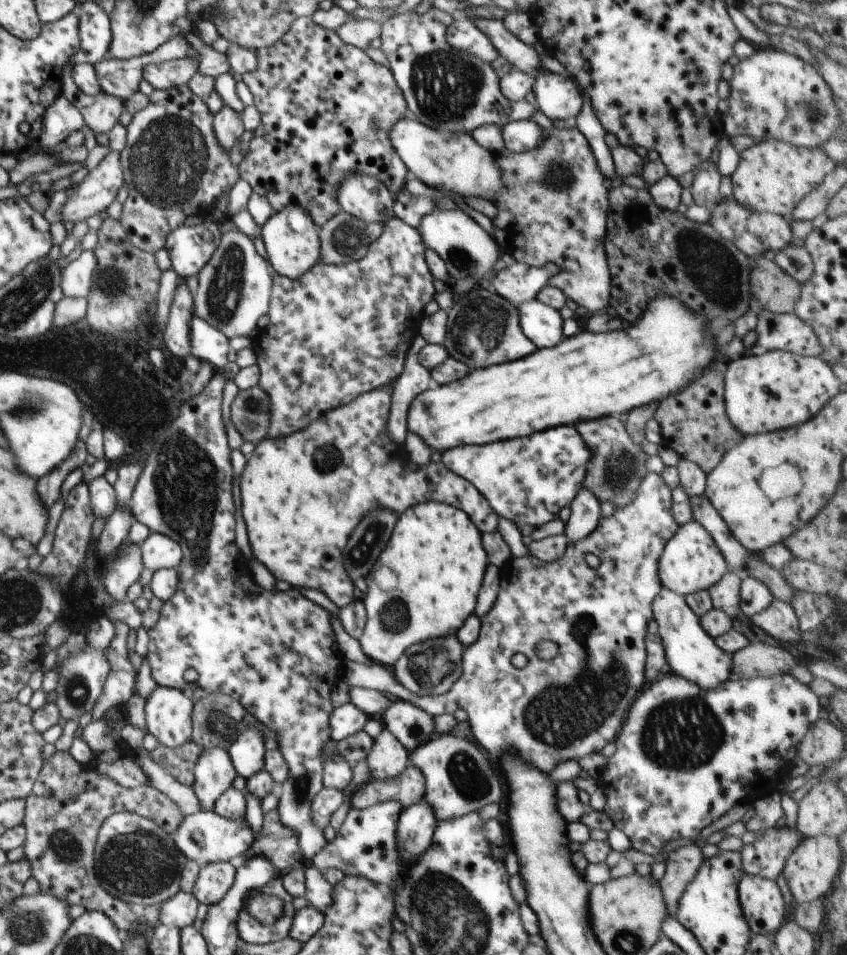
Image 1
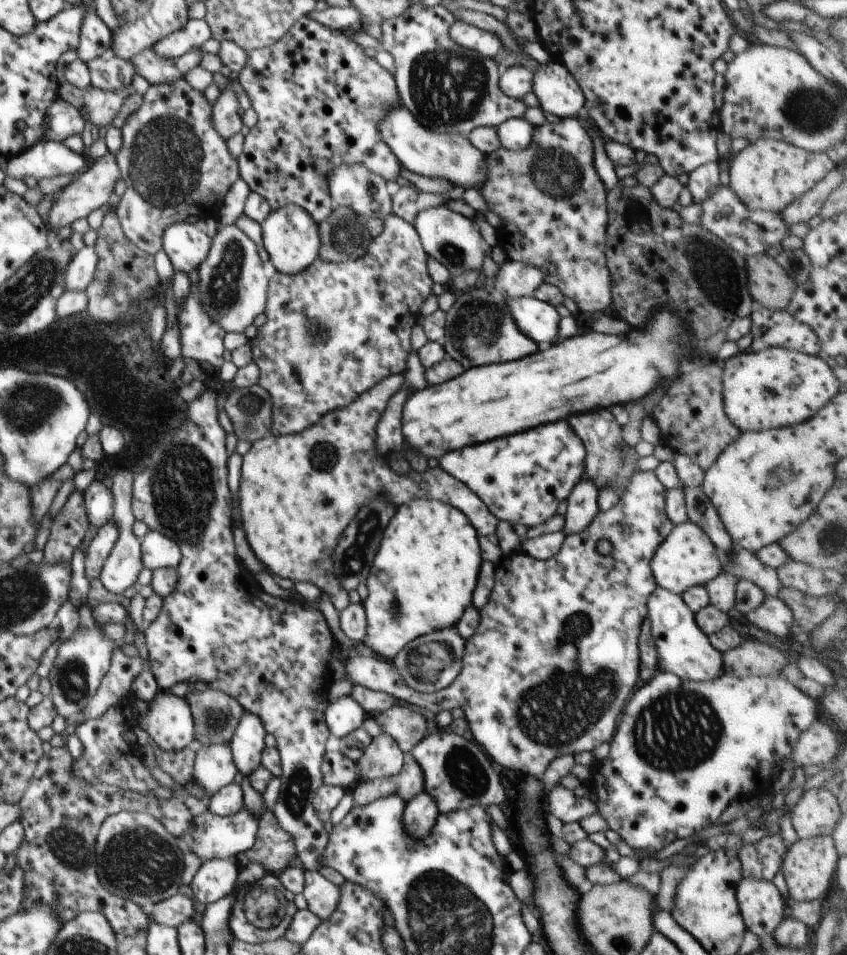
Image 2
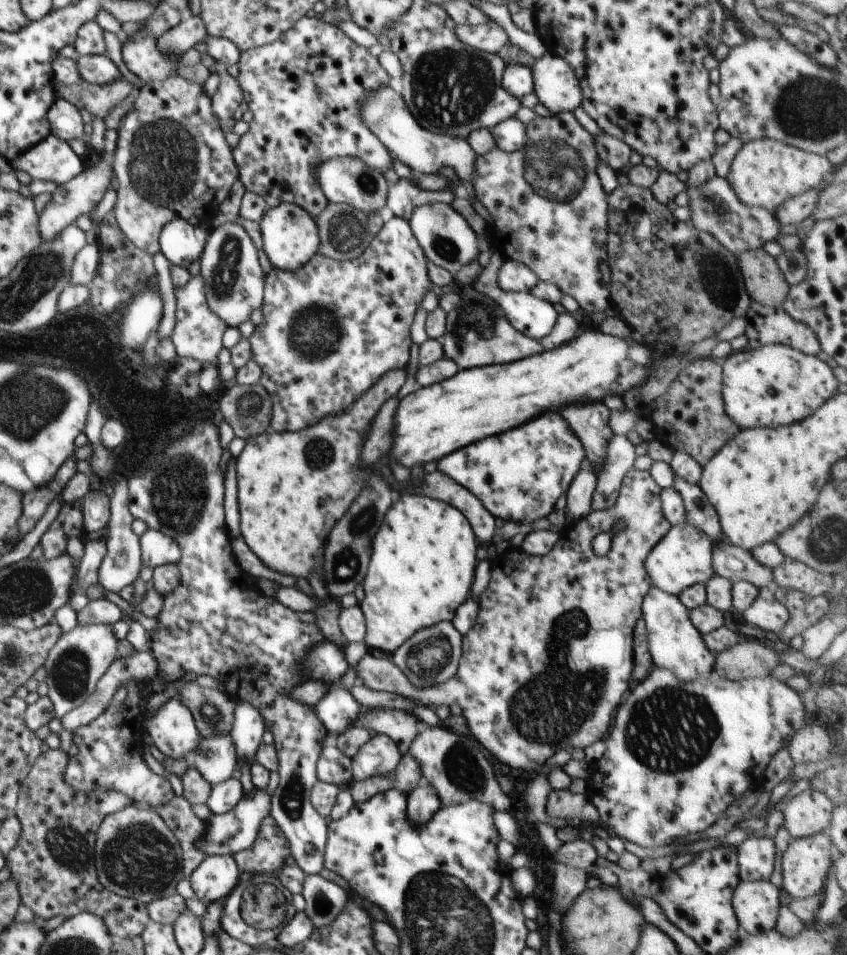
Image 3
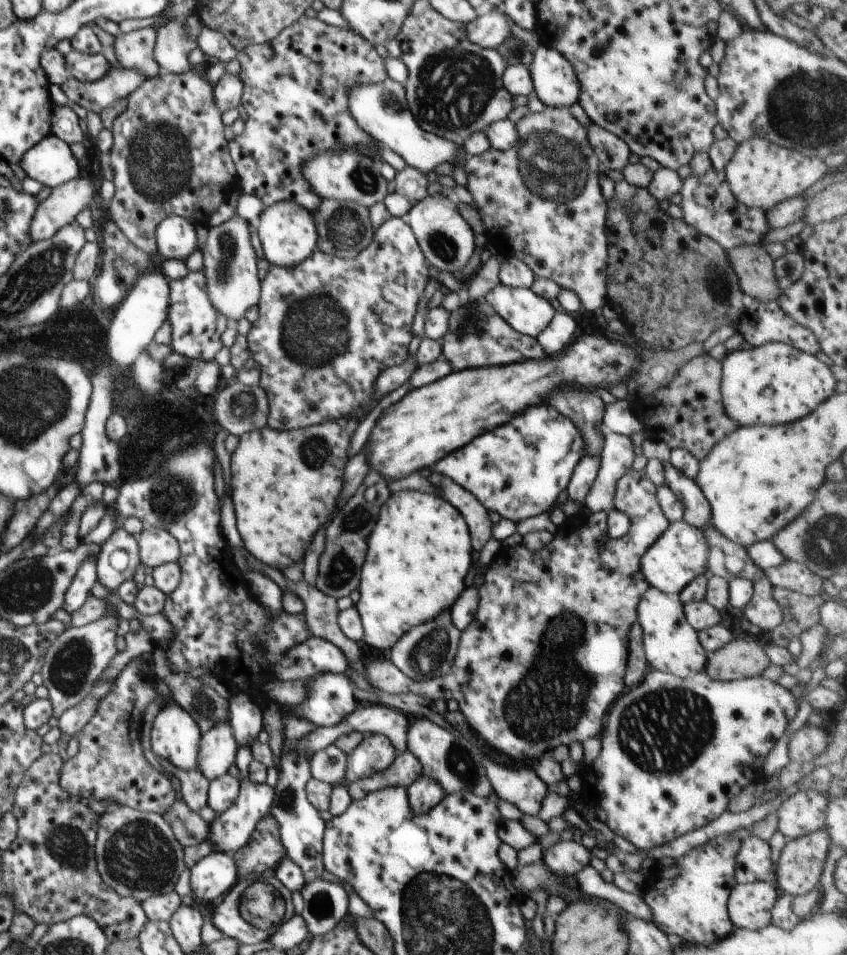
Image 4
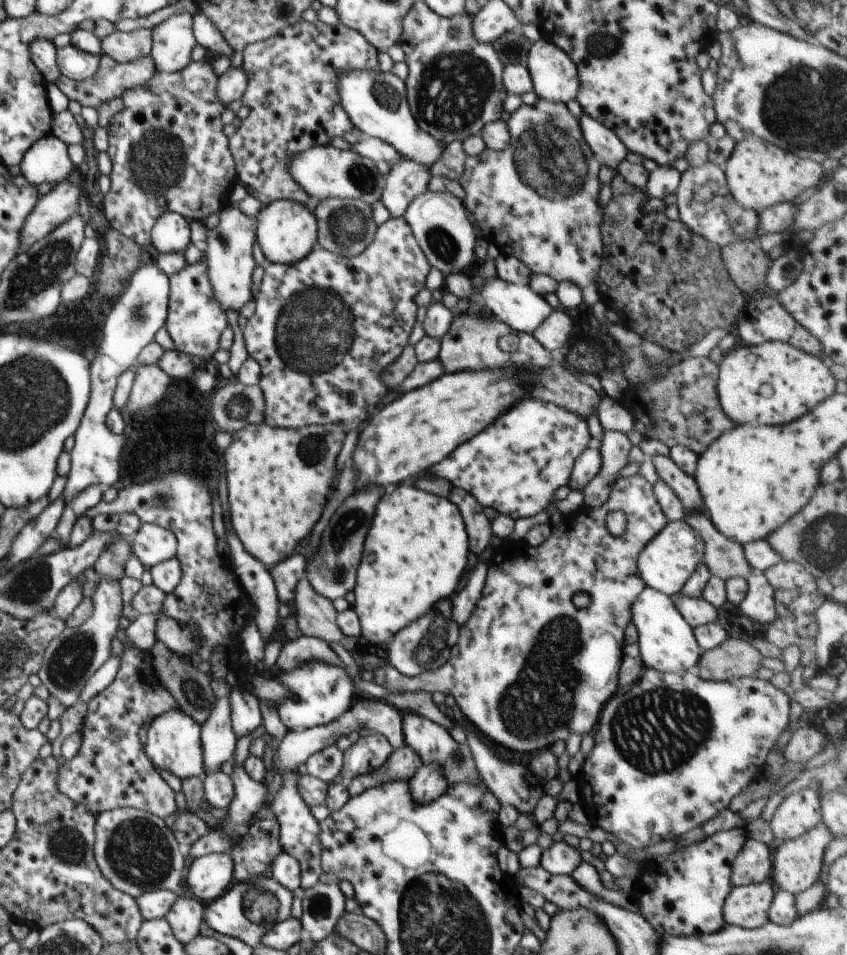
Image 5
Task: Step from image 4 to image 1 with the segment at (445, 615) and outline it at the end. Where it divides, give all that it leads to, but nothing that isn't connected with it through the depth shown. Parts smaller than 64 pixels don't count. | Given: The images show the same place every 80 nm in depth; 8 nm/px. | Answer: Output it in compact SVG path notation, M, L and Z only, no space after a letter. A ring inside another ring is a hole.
M456 635L409 646L392 667L396 680L412 694L438 696L448 692L463 671L463 646Z

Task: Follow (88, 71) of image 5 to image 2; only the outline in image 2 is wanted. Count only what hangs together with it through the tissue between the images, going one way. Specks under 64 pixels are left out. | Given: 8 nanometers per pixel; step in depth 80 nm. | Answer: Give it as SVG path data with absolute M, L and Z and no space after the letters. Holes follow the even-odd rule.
M111 53L92 59L86 64L91 74L92 86L105 91L131 87L134 75L137 74L130 59L121 59Z

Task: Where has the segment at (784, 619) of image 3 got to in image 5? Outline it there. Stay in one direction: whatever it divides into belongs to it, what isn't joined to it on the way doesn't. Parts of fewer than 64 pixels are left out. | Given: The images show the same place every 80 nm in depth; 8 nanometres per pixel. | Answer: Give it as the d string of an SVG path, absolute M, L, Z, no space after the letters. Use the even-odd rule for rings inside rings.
M754 571L746 578L746 582L749 589L747 597L739 604L741 613L754 622L760 622L764 626L771 625L777 617L776 590L760 571Z

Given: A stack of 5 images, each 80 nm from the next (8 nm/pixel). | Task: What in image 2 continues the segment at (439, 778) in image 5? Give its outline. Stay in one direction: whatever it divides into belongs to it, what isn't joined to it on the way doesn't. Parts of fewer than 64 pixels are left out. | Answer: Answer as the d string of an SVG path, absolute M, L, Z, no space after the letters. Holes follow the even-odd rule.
M422 792L405 805L402 817L404 830L413 839L426 838L432 832L438 815L434 799Z

